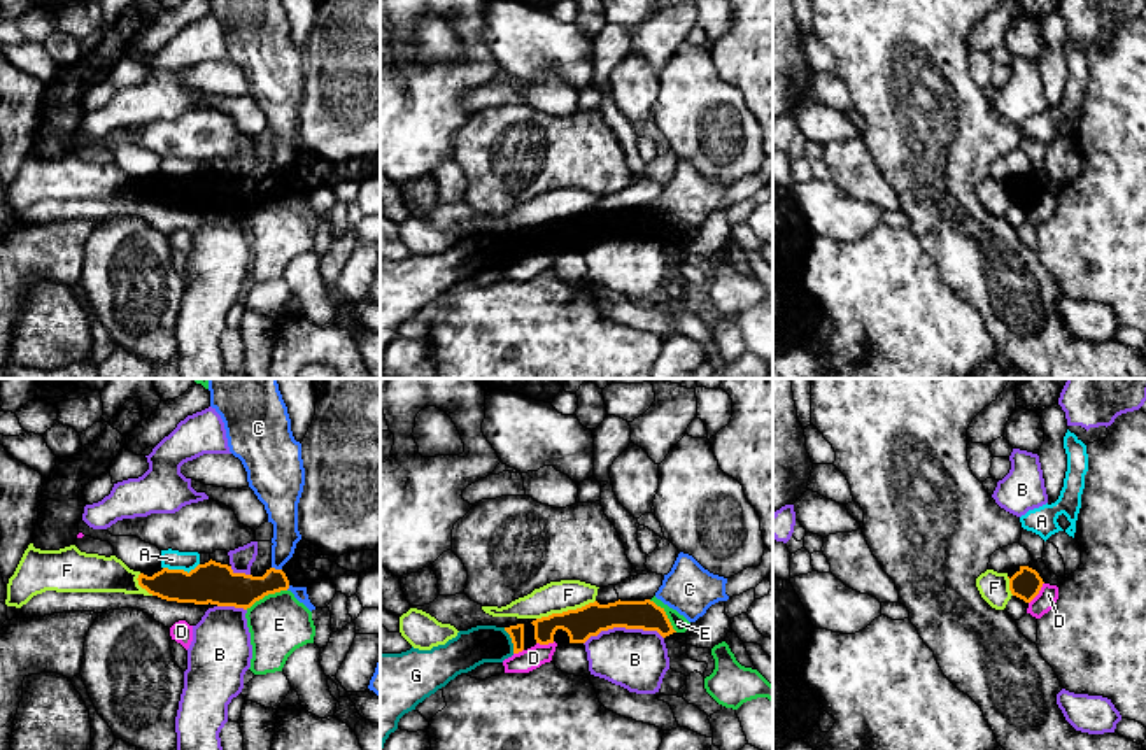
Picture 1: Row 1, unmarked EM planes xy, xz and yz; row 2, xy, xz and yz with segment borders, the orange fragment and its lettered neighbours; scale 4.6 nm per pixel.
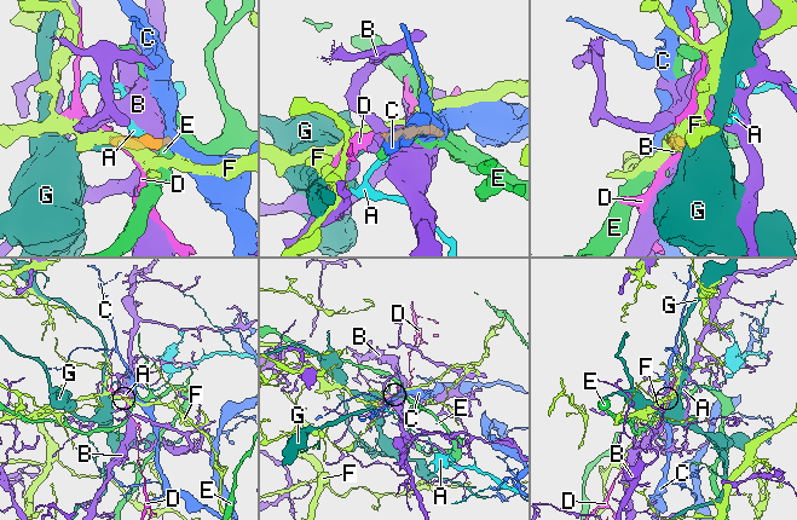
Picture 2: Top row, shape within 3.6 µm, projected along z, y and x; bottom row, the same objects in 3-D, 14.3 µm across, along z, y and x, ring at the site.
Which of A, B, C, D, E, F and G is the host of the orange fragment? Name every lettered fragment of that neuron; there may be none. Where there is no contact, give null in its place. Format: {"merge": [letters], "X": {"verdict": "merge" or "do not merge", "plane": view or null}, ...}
{"merge": ["G"], "A": {"verdict": "do not merge", "plane": "xy"}, "B": {"verdict": "do not merge", "plane": "xz"}, "C": {"verdict": "do not merge", "plane": "xy"}, "D": {"verdict": "do not merge", "plane": "yz"}, "E": {"verdict": "do not merge", "plane": "xy"}, "F": {"verdict": "do not merge", "plane": "xz"}, "G": {"verdict": "merge", "plane": "xz"}}

